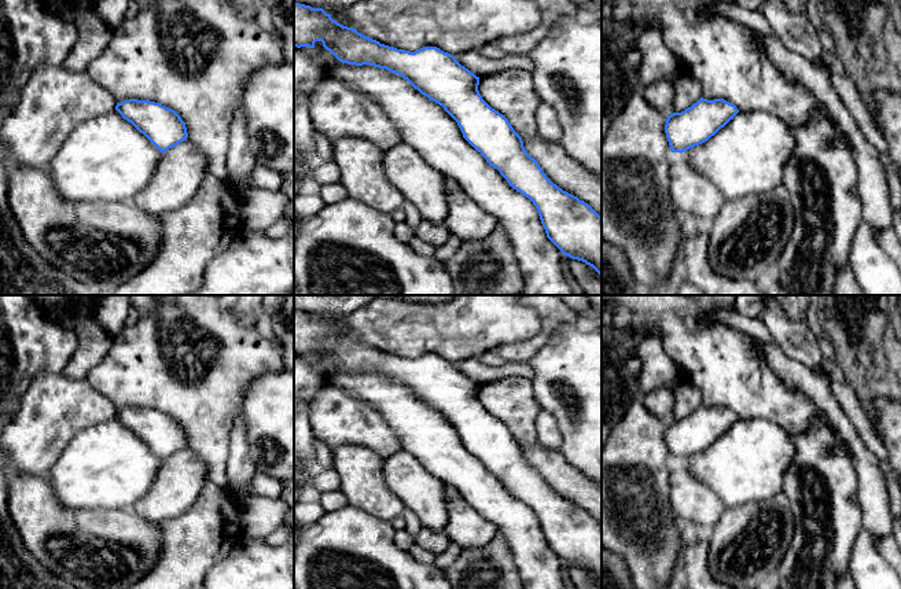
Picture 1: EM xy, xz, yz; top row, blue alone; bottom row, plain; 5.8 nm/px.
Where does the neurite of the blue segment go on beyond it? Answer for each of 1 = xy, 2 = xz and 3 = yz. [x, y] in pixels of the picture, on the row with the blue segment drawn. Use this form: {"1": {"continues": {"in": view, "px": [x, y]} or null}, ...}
{"1": {"continues": {"in": "xy", "px": [106, 158]}}, "2": {"continues": {"in": "xz", "px": [425, 125]}}, "3": {"continues": {"in": "yz", "px": [747, 155]}}}

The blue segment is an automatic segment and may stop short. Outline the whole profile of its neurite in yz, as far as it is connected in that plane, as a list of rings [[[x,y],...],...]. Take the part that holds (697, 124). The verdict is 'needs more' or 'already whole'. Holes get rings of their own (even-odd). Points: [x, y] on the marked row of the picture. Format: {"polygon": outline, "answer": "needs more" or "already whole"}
{"polygon": [[[700,97],[684,111],[668,115],[665,133],[670,151],[680,152],[727,200],[761,194],[783,184],[784,165],[795,146],[790,126],[783,119],[764,111],[739,111],[724,99]]], "answer": "needs more"}

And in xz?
{"polygon": [[[294,1],[294,47],[299,48],[309,58],[315,59],[330,76],[330,78],[341,80],[350,85],[353,89],[364,92],[371,96],[387,114],[387,117],[396,124],[402,143],[415,148],[423,159],[434,168],[444,177],[455,181],[482,210],[492,214],[497,220],[497,225],[503,227],[510,238],[514,254],[523,276],[523,295],[573,295],[571,287],[566,281],[566,276],[562,269],[563,258],[567,255],[573,259],[578,259],[592,266],[602,279],[602,217],[584,200],[563,191],[554,184],[540,168],[538,162],[532,158],[523,147],[522,137],[514,130],[508,119],[492,108],[481,96],[478,91],[479,77],[461,66],[456,58],[448,52],[441,51],[437,47],[423,47],[415,52],[397,49],[380,44],[361,33],[358,33],[346,15],[346,7],[330,5],[320,8],[317,5],[305,5]]], "answer": "needs more"}

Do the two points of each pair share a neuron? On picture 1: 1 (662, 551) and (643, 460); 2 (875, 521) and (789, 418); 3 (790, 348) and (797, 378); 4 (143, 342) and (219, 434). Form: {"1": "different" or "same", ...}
{"1": "same", "2": "different", "3": "different", "4": "same"}

